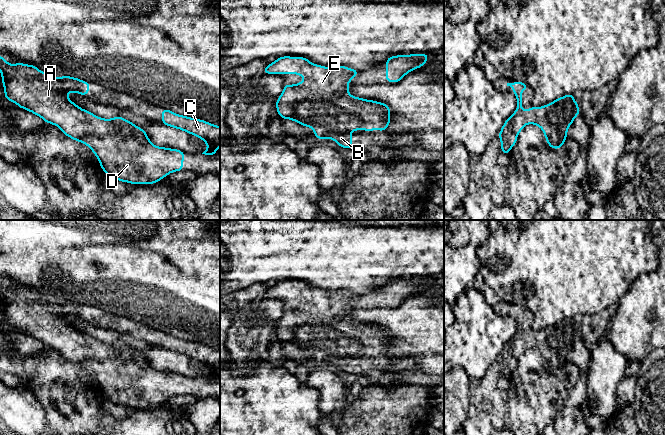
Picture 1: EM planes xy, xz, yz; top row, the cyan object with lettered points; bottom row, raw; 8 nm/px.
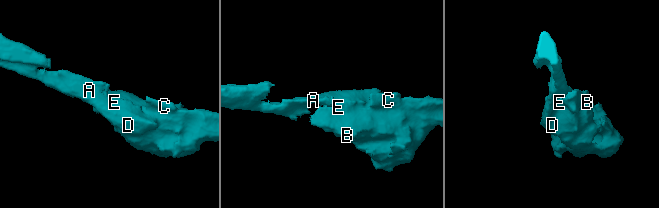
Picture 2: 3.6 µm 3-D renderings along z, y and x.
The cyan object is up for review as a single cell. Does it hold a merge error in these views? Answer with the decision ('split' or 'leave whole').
leave whole

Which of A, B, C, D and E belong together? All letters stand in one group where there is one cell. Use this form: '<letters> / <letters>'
A B C D E

